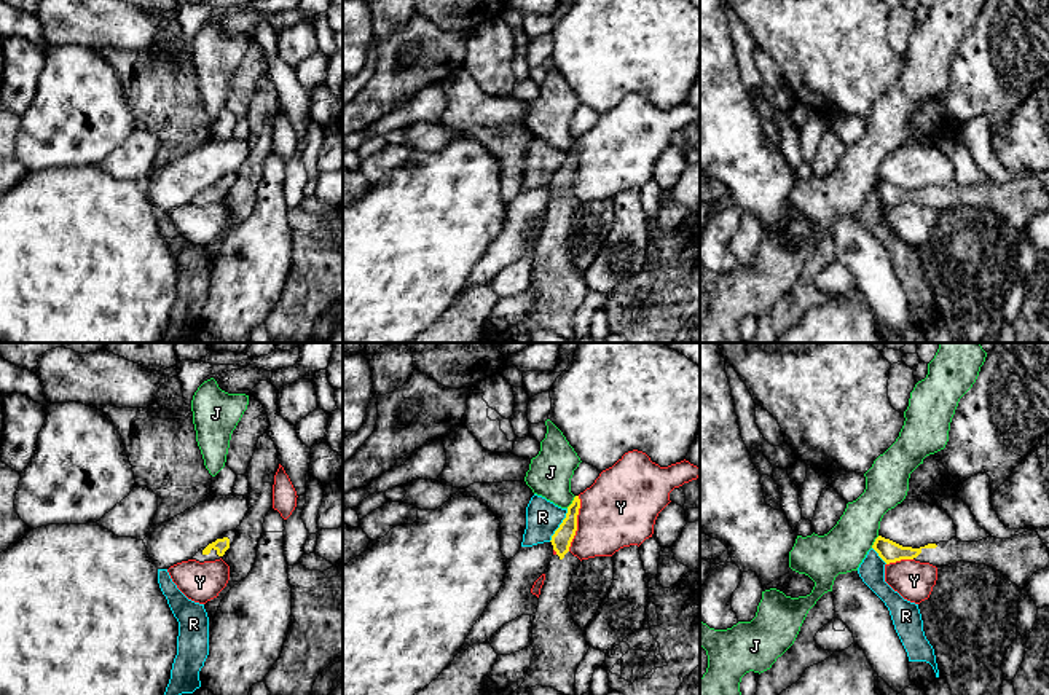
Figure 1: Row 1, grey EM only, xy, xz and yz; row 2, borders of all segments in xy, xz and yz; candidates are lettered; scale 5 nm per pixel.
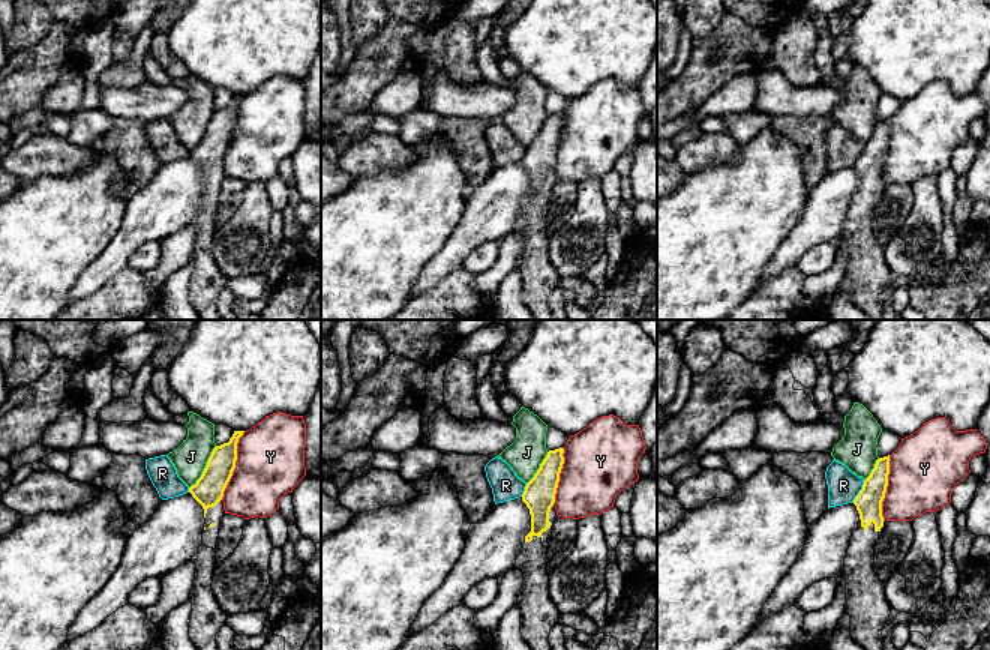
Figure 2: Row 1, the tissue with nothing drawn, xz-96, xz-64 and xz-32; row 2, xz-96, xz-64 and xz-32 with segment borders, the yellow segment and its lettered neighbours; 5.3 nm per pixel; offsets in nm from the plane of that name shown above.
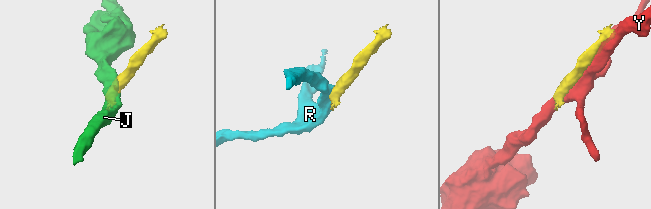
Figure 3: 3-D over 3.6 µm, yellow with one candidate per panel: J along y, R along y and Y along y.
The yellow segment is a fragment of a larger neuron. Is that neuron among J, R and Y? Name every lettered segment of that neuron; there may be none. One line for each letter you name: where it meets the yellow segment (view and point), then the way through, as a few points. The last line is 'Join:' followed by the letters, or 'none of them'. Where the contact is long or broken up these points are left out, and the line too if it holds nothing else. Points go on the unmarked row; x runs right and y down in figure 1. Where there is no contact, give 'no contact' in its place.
Join: none of them

